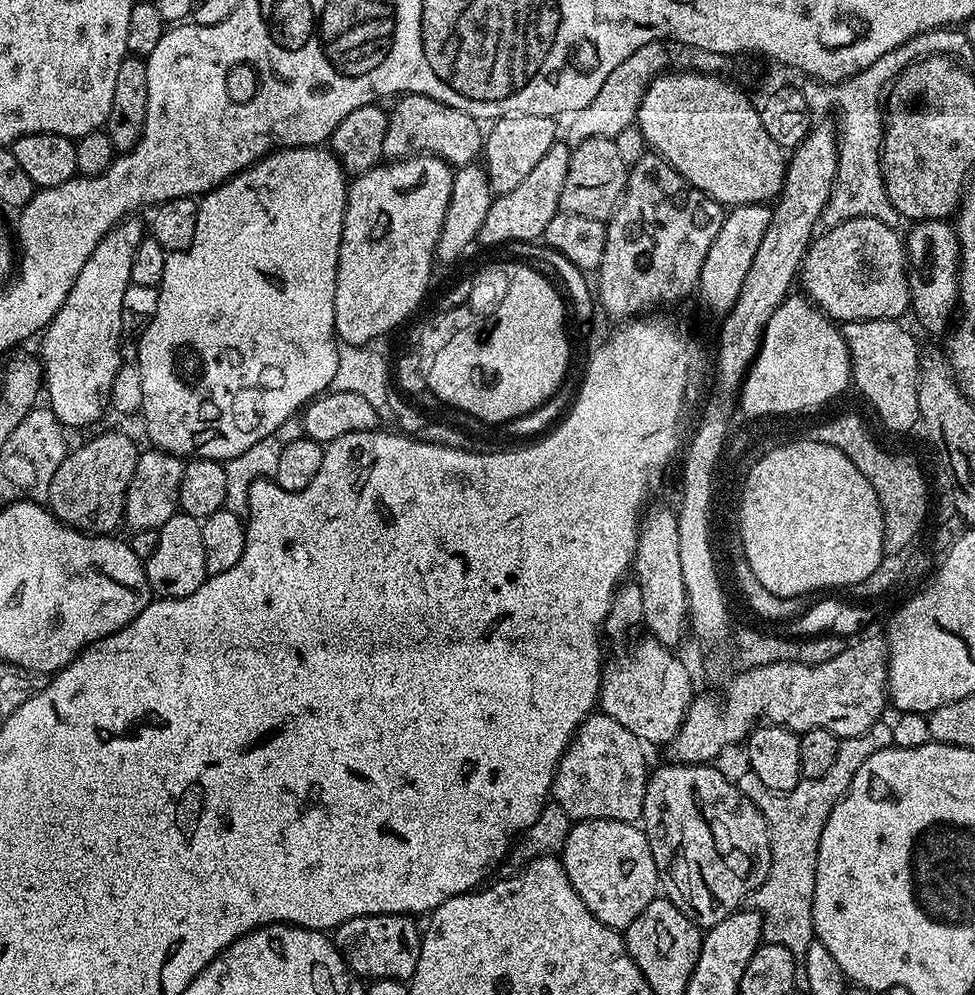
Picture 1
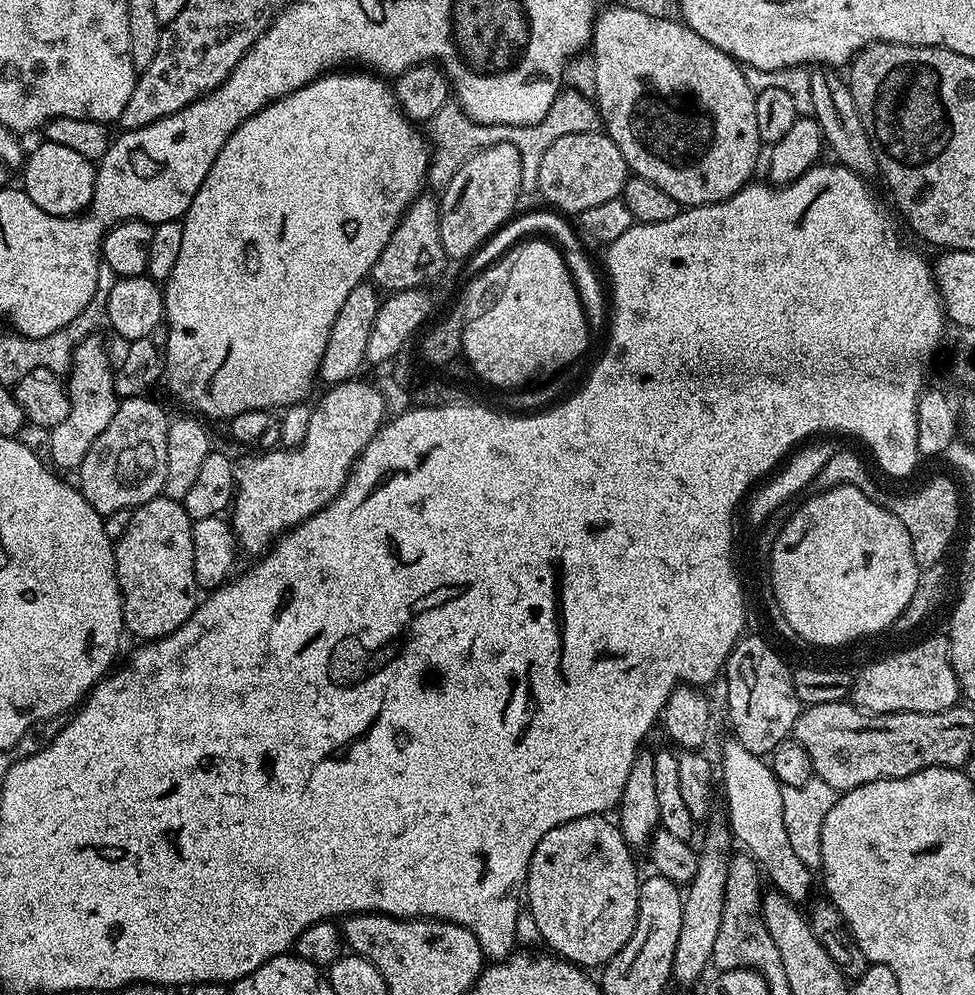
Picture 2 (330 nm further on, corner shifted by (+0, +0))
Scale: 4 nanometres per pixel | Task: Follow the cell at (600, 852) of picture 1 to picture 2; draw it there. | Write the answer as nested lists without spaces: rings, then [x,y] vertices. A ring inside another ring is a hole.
[[[607,815],[583,816],[574,818],[562,826],[554,826],[538,842],[534,854],[530,858],[526,893],[528,892],[527,911],[531,912],[541,938],[545,945],[557,957],[570,964],[592,967],[607,964],[626,942],[630,942],[630,934],[634,934],[634,926],[638,918],[638,902],[640,901],[641,877],[636,877],[636,864],[632,861],[633,849],[624,841],[615,823],[608,821]]]

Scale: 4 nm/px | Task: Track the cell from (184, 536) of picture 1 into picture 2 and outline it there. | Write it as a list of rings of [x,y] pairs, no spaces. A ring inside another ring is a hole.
[[[161,494],[150,502],[133,508],[130,526],[126,526],[126,534],[122,534],[122,538],[115,541],[114,547],[116,577],[120,583],[120,596],[124,599],[125,629],[129,633],[141,636],[141,641],[151,642],[181,628],[198,606],[198,589],[194,578],[192,519],[186,514],[183,503]]]

